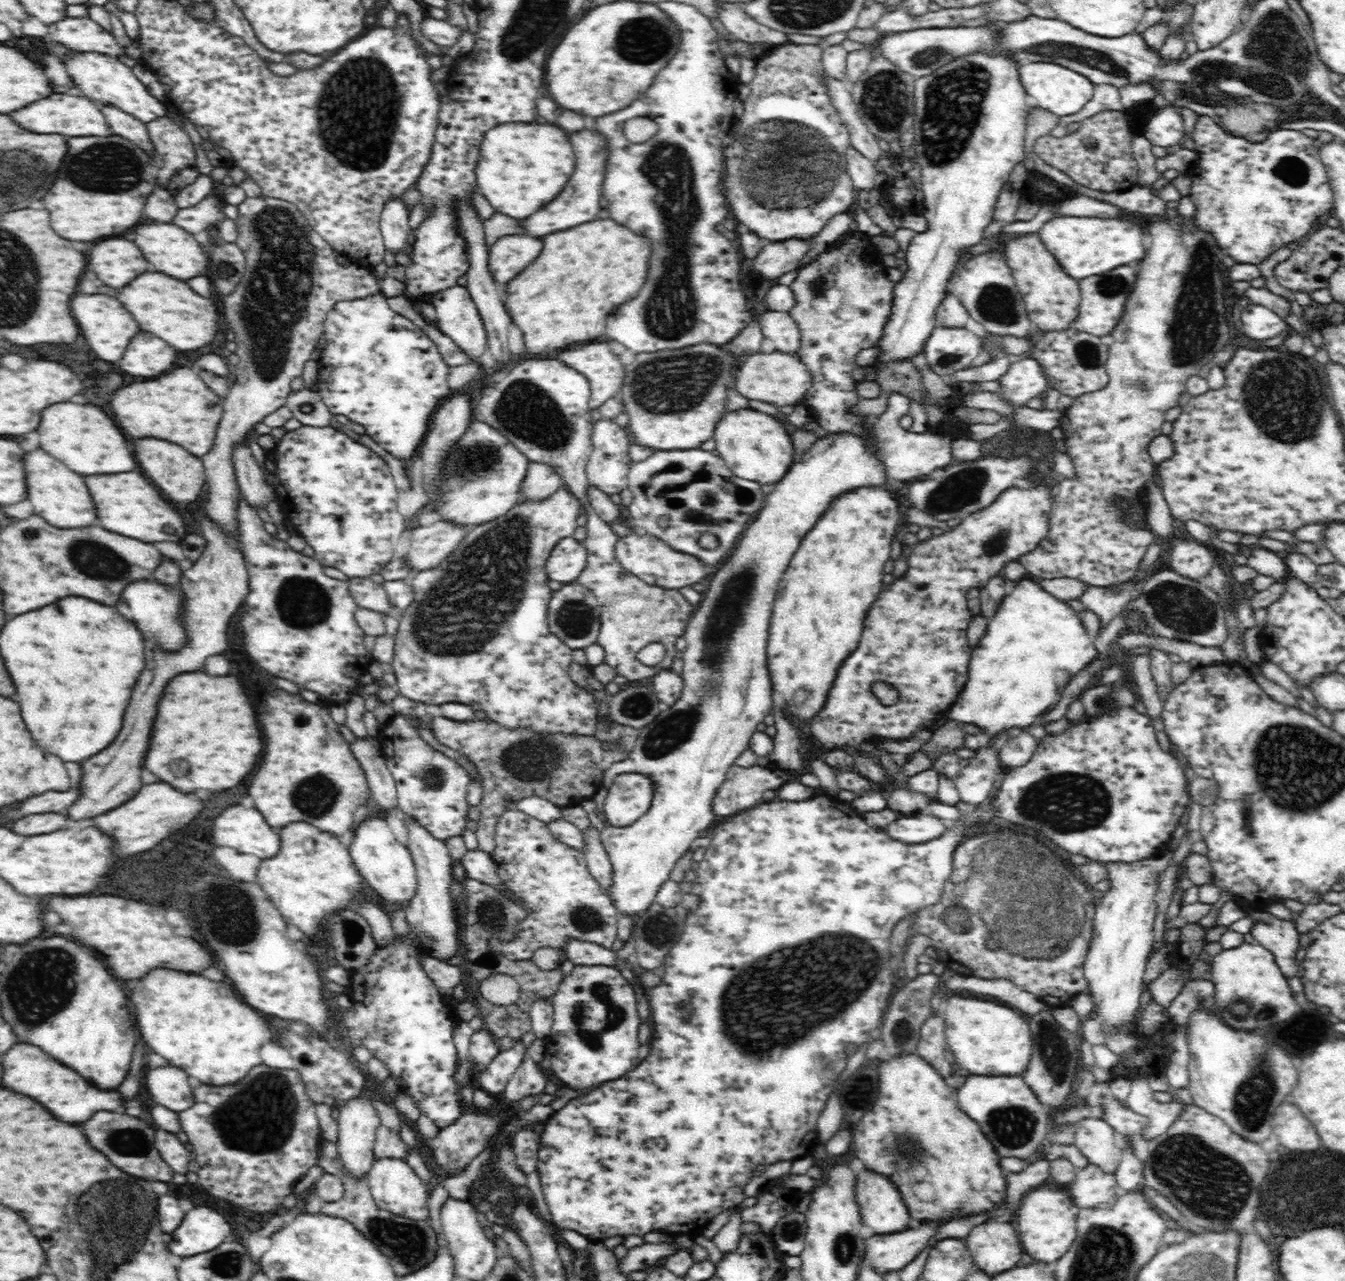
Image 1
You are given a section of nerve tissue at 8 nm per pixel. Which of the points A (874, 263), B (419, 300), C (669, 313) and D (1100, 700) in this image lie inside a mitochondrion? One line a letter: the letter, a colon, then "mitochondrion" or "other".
A: other
B: other
C: mitochondrion
D: mitochondrion

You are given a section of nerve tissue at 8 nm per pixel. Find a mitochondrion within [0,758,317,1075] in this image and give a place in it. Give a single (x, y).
(45, 984)

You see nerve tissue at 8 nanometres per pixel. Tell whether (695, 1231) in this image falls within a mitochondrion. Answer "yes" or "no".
no

